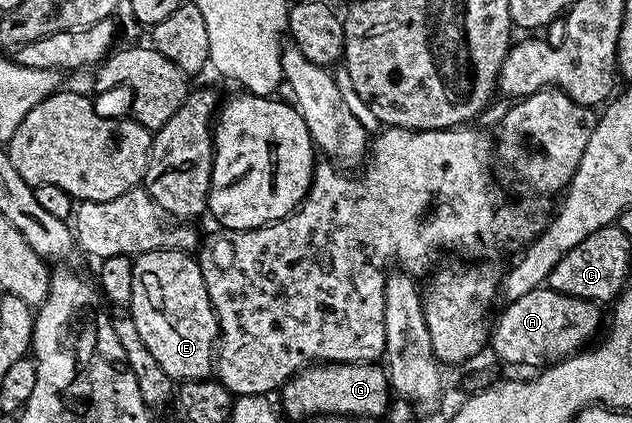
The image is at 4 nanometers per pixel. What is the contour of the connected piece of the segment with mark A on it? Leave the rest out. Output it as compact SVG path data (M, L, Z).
M548 286L531 290L531 294L508 301L504 307L497 325L491 328L491 349L505 363L526 364L532 370L582 351L603 328L600 303L568 296Z

